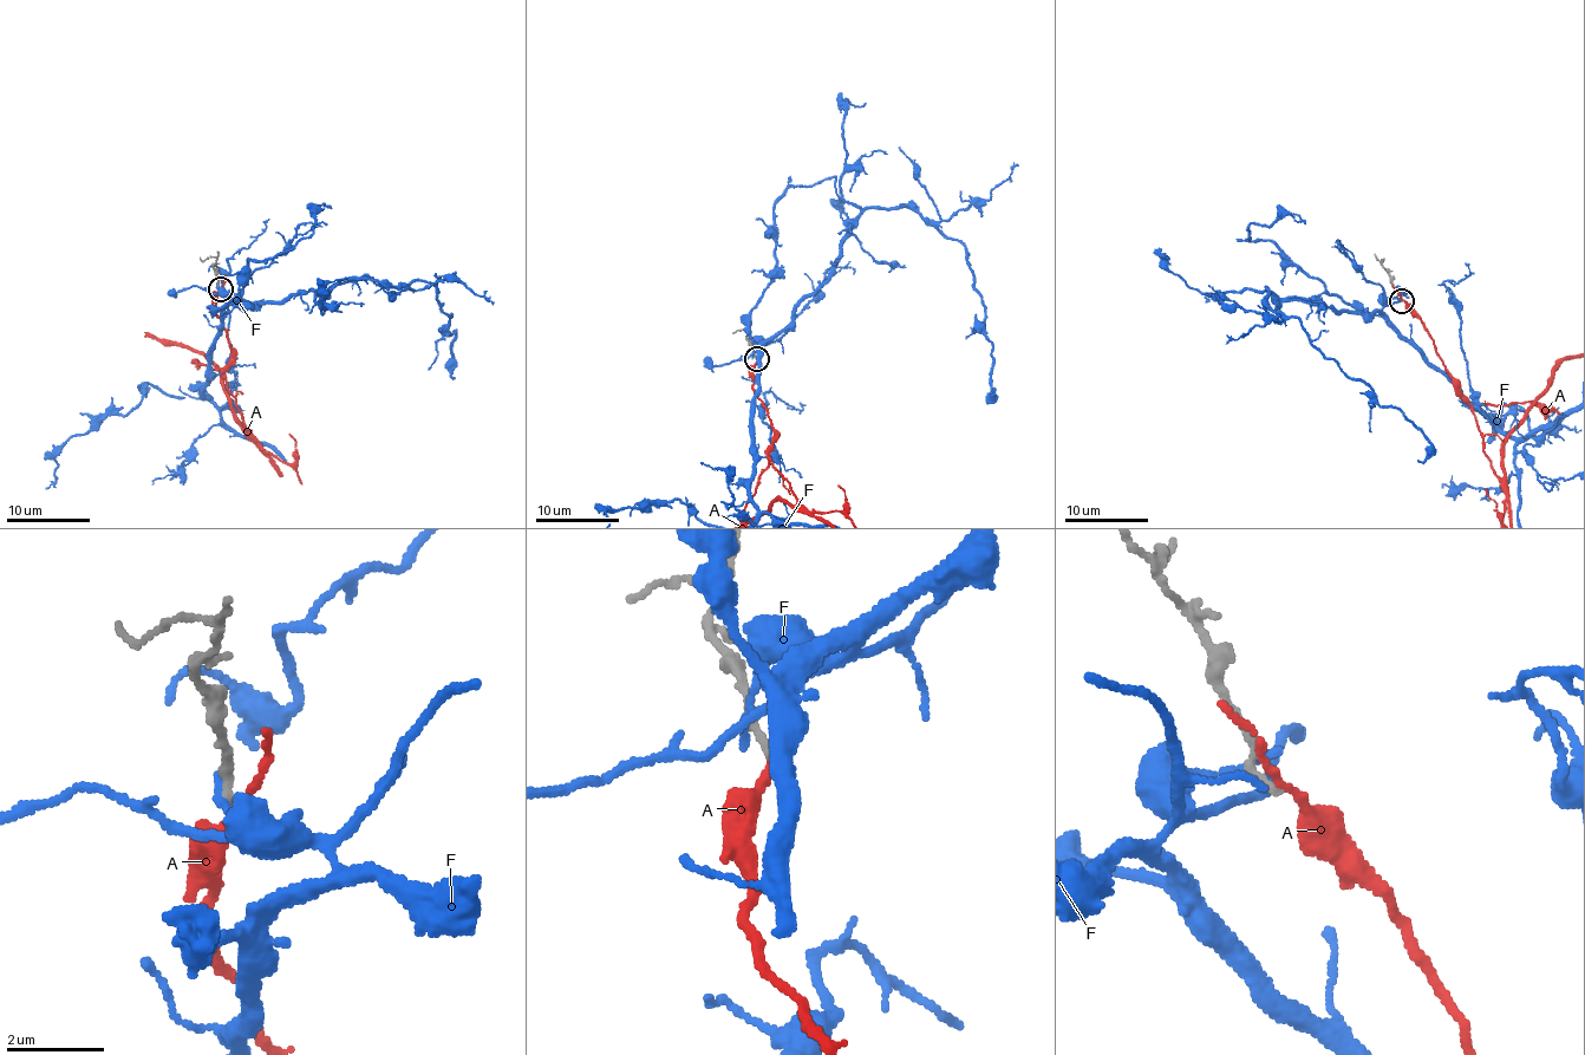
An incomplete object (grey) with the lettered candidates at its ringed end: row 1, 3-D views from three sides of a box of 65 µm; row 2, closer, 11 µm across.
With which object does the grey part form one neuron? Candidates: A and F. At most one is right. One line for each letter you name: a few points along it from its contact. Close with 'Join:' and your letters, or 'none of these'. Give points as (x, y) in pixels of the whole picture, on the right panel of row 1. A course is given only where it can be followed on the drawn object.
Join: none of these

